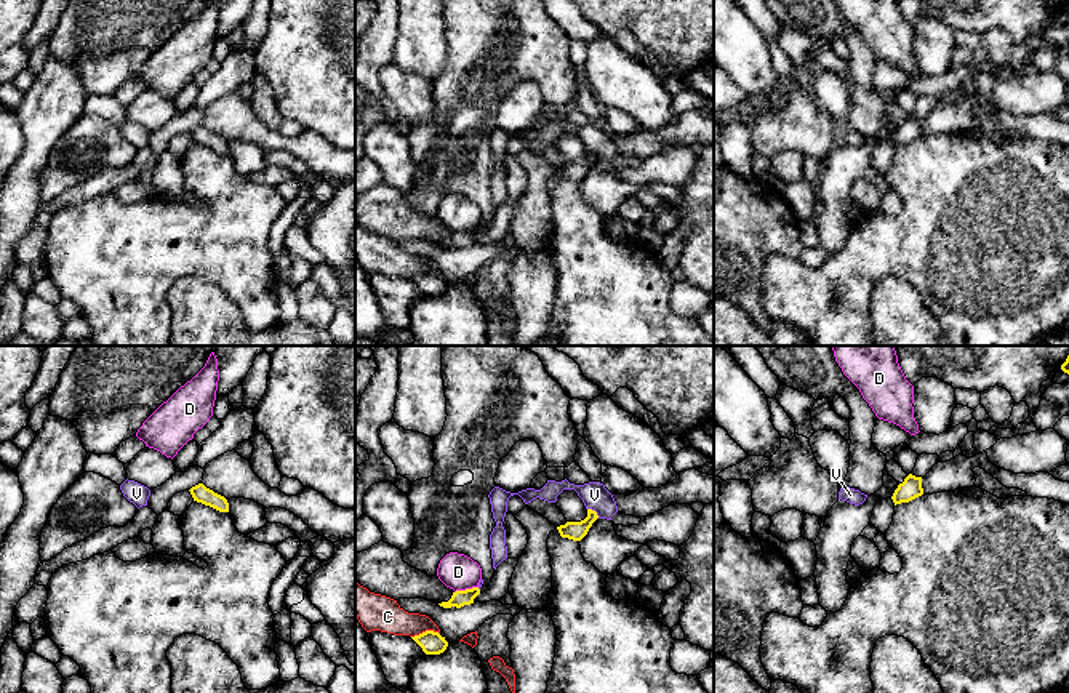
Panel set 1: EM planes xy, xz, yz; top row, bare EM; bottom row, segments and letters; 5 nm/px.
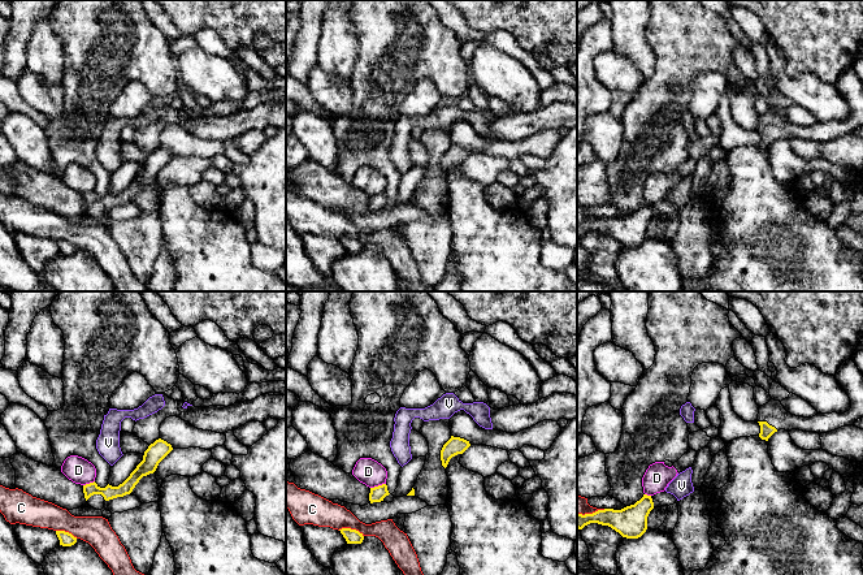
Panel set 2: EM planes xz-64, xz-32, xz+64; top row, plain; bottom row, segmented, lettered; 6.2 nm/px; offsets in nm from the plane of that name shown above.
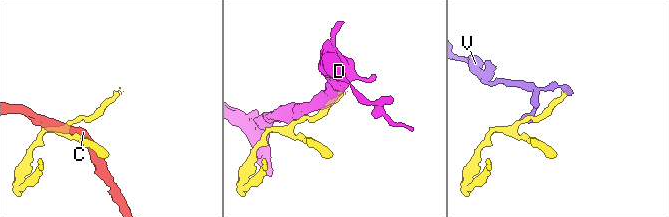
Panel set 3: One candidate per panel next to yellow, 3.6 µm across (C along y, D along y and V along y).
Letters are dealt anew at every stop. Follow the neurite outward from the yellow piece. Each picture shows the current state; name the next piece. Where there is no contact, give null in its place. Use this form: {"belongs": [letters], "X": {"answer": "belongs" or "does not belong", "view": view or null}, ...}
{"belongs": [], "C": {"answer": "does not belong", "view": "xz"}, "D": {"answer": "does not belong", "view": "xz"}, "V": {"answer": "does not belong", "view": "xz"}}

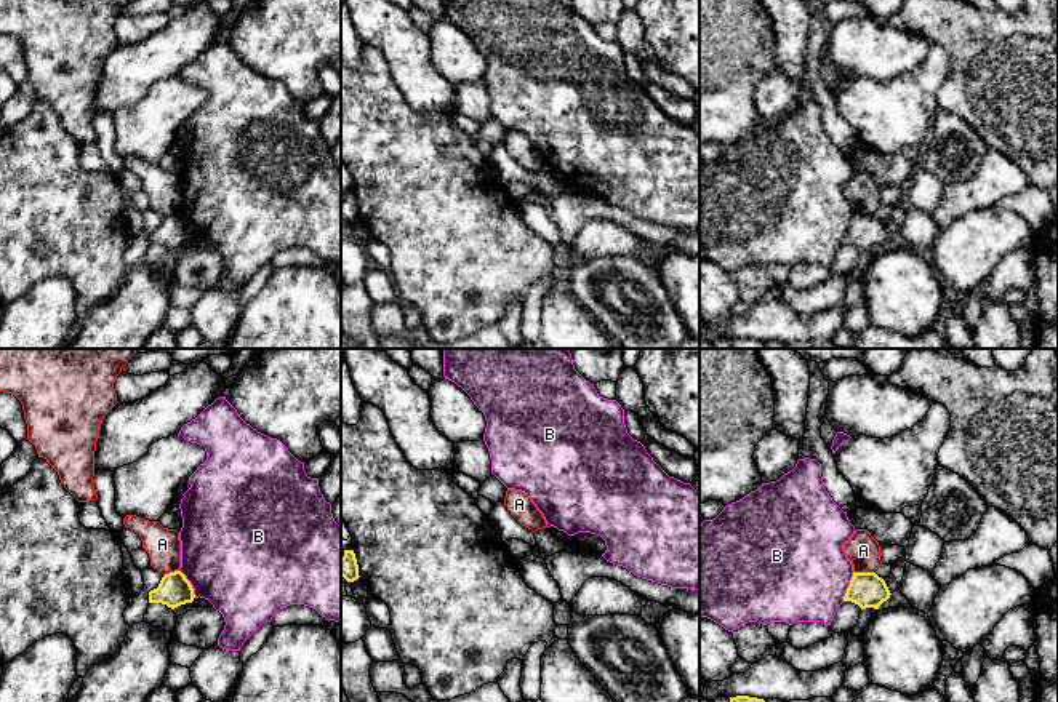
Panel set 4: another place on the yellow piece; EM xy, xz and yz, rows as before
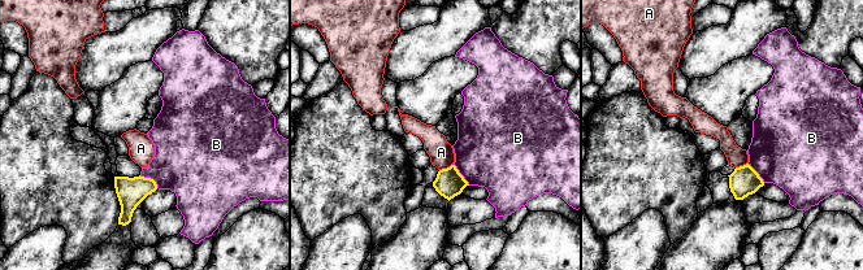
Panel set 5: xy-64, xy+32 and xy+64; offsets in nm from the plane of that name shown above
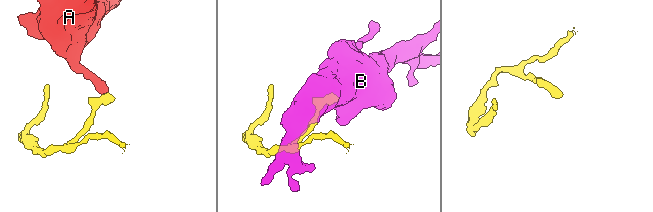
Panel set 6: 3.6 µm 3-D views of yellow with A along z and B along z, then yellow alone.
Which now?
{"belongs": [], "A": {"answer": "does not belong", "view": "yz"}, "B": {"answer": "does not belong", "view": "yz"}}

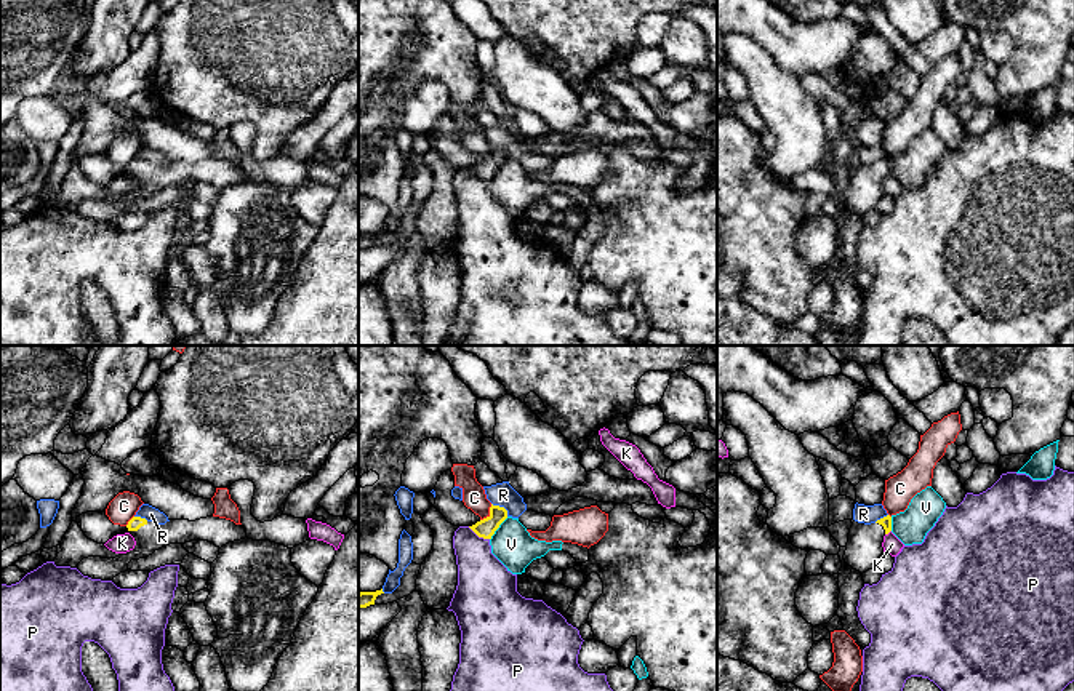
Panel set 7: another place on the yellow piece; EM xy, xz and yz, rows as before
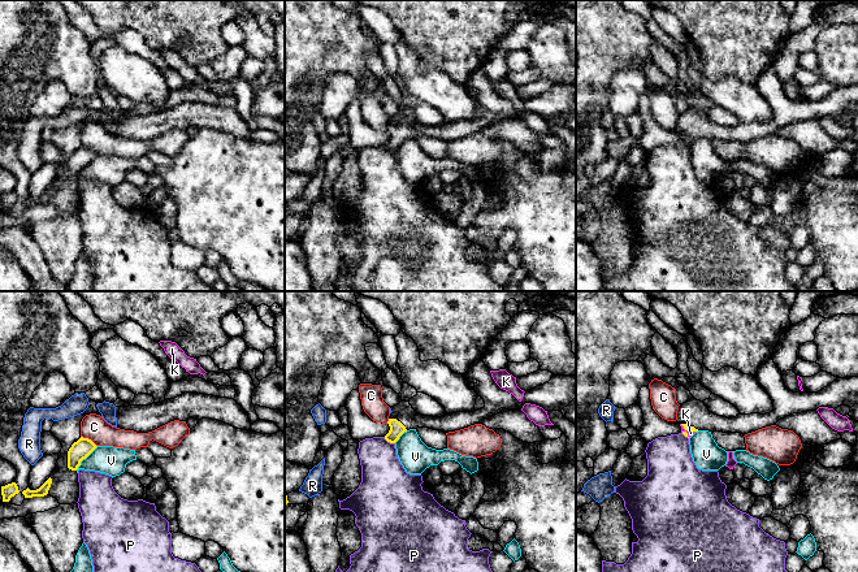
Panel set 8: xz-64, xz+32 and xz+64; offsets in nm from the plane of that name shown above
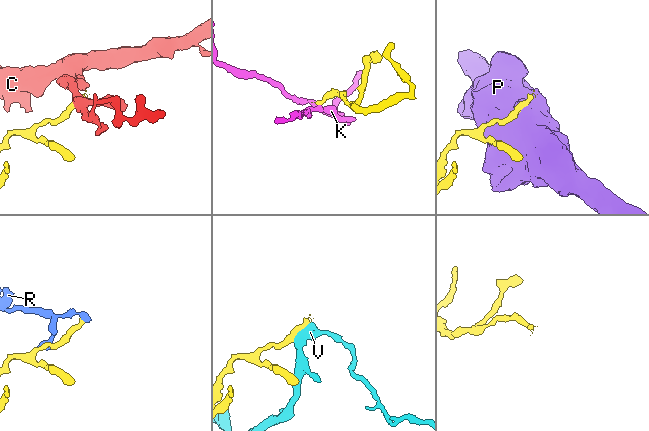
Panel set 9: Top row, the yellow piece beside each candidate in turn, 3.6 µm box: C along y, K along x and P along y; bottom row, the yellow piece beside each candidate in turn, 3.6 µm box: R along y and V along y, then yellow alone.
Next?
{"belongs": [], "C": {"answer": "does not belong", "view": "xz"}, "K": {"answer": "does not belong", "view": "yz"}, "P": {"answer": "does not belong", "view": "xz"}, "R": {"answer": "does not belong", "view": "xz"}, "V": {"answer": "does not belong", "view": "xz"}}

